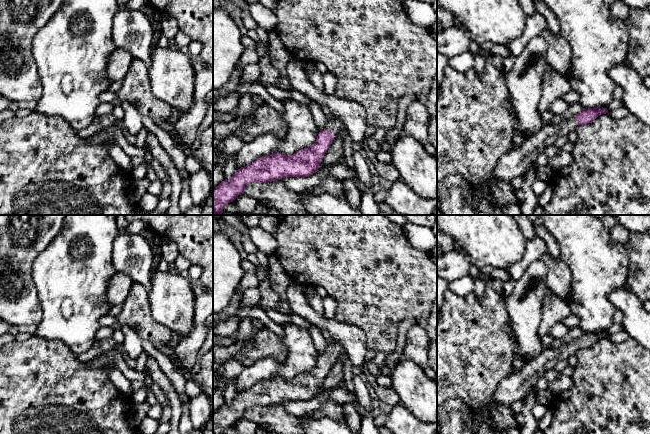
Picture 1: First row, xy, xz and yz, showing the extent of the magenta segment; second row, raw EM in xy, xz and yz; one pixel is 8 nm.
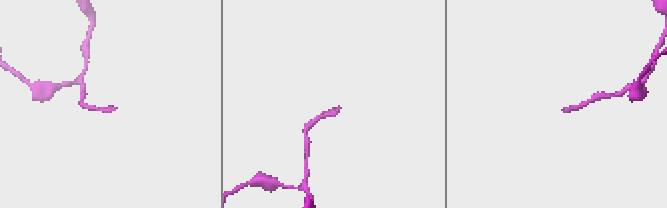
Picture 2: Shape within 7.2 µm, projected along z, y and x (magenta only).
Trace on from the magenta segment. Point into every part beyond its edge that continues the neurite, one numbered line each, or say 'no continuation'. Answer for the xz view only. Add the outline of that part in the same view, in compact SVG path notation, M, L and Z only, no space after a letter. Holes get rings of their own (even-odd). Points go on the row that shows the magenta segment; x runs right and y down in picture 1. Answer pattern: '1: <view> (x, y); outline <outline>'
1: xz (334, 124); outline M326 112L326 113L328 117L328 123L324 129L331 131L334 137L336 137L338 136L340 129L344 126L343 122L339 117L334 116L330 114L329 112Z

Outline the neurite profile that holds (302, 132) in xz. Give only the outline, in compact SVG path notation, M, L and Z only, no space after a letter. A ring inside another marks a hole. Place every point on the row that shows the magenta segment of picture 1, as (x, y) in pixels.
M292 99L283 101L283 104L284 112L281 116L287 124L286 134L278 137L275 133L265 133L244 143L235 158L237 170L274 152L293 155L315 143L320 130L308 106Z

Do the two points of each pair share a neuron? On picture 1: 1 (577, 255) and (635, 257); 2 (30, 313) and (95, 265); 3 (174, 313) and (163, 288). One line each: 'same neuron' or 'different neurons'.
1: different neurons
2: different neurons
3: same neuron

